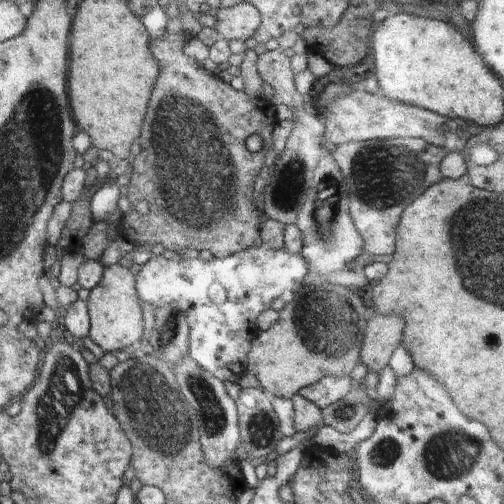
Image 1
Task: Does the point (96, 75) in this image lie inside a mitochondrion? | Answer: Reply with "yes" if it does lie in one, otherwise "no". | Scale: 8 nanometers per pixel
no

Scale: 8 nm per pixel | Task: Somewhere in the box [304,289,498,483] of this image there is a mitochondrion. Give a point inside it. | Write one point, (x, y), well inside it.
(386, 452)

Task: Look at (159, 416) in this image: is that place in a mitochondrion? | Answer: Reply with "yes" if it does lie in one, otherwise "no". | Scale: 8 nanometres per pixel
yes

